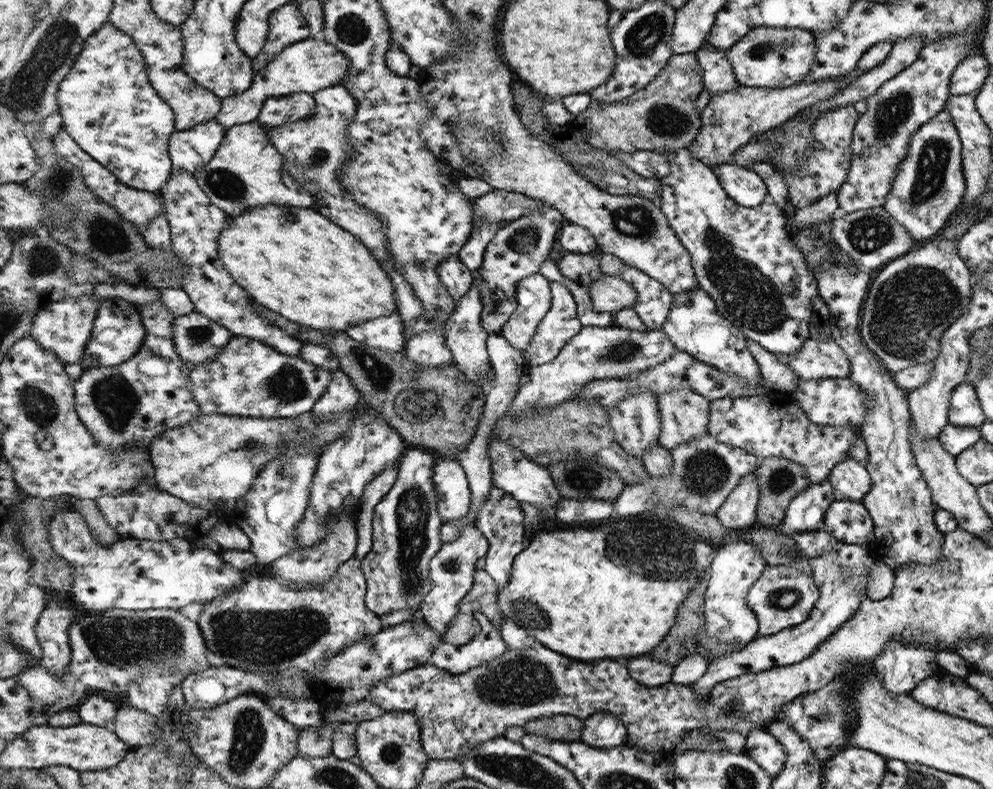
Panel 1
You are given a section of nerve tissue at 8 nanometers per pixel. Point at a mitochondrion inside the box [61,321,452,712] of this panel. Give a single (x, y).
(245, 635)

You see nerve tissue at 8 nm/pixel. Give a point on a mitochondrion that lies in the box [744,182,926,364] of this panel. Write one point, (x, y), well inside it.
(869, 233)

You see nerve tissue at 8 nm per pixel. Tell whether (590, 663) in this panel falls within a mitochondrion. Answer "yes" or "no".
no

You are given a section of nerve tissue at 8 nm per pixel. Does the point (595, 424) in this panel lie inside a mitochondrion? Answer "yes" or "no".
no

